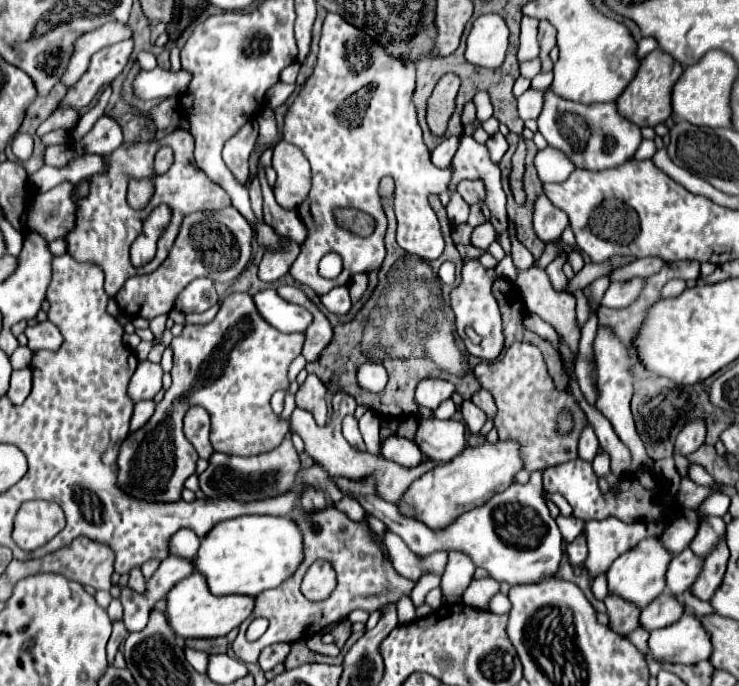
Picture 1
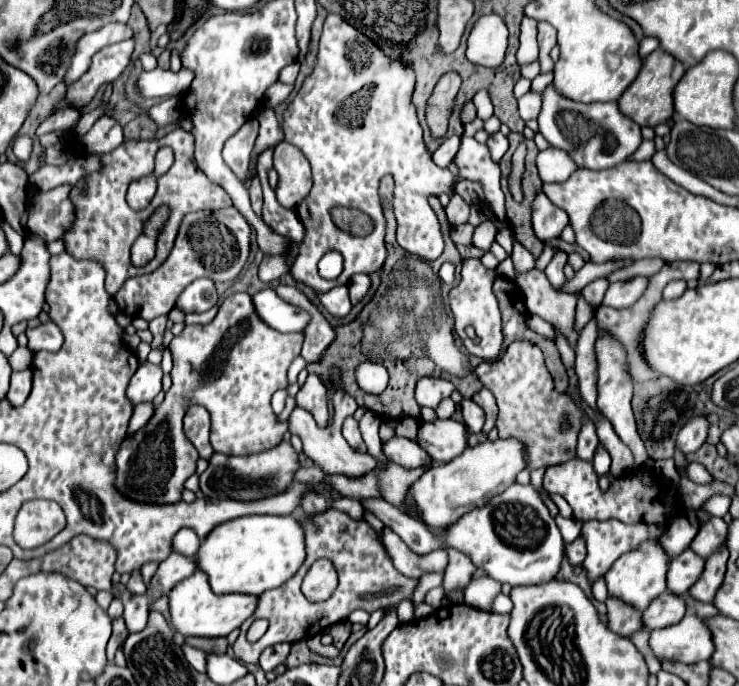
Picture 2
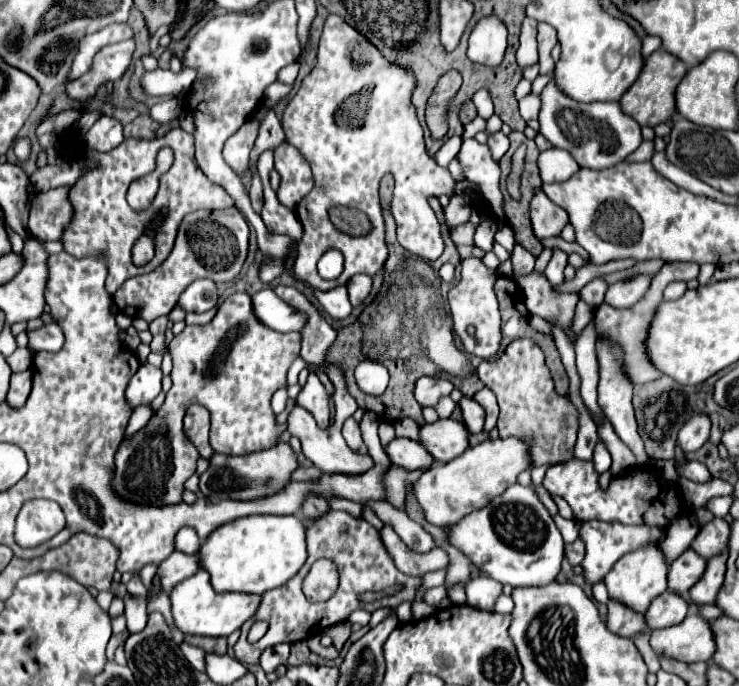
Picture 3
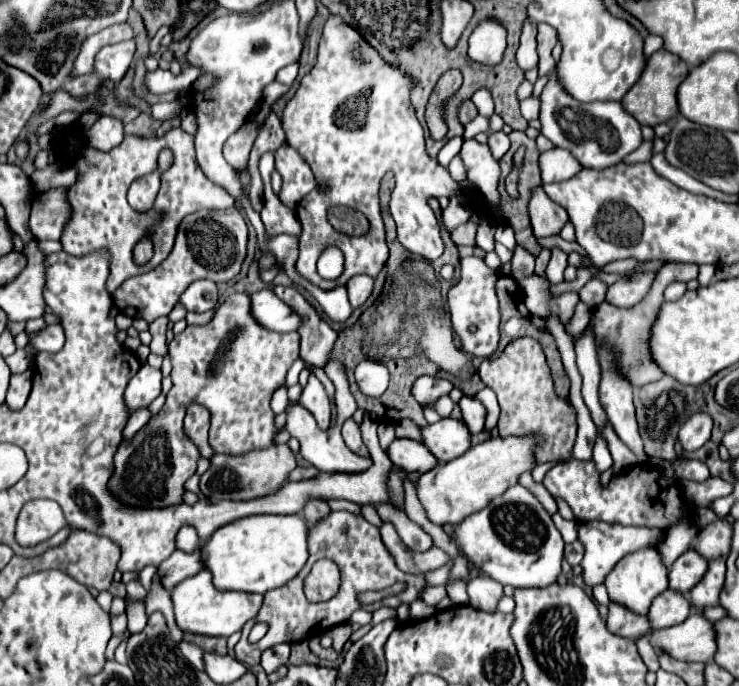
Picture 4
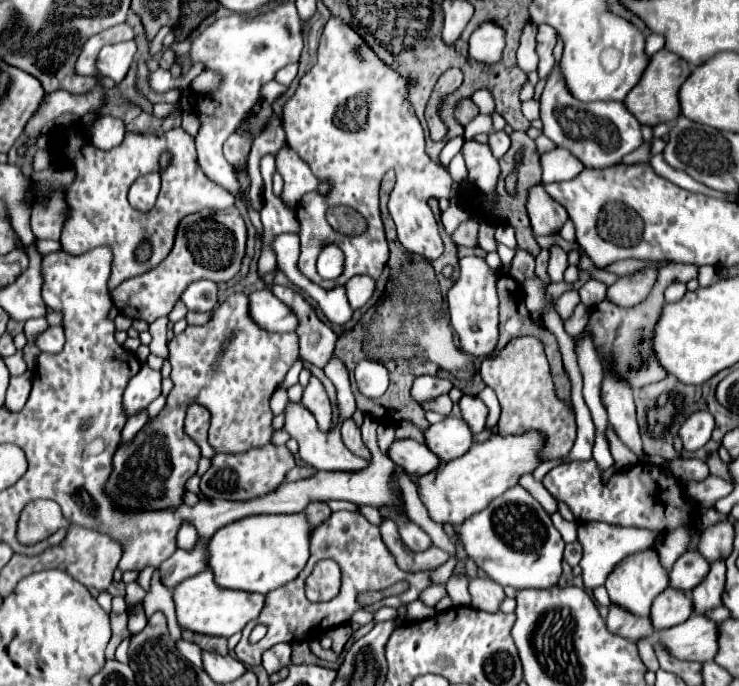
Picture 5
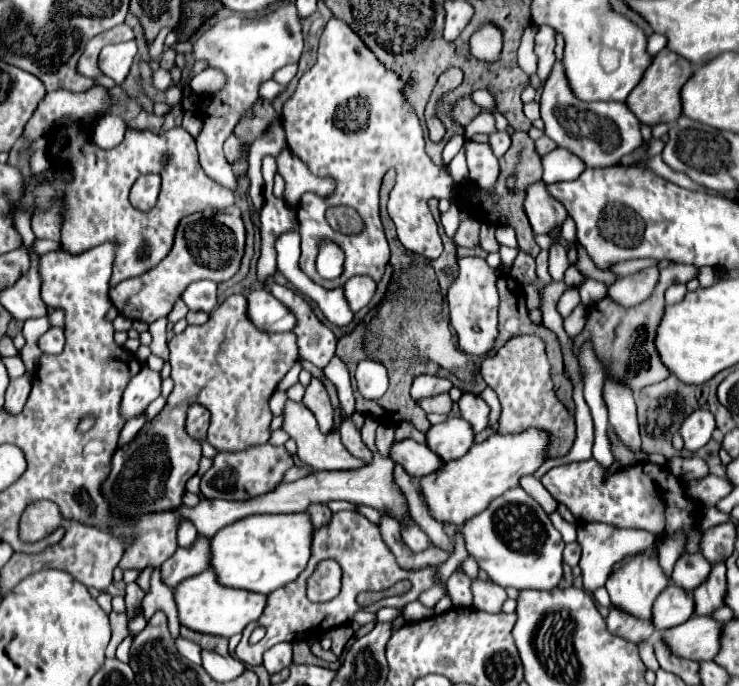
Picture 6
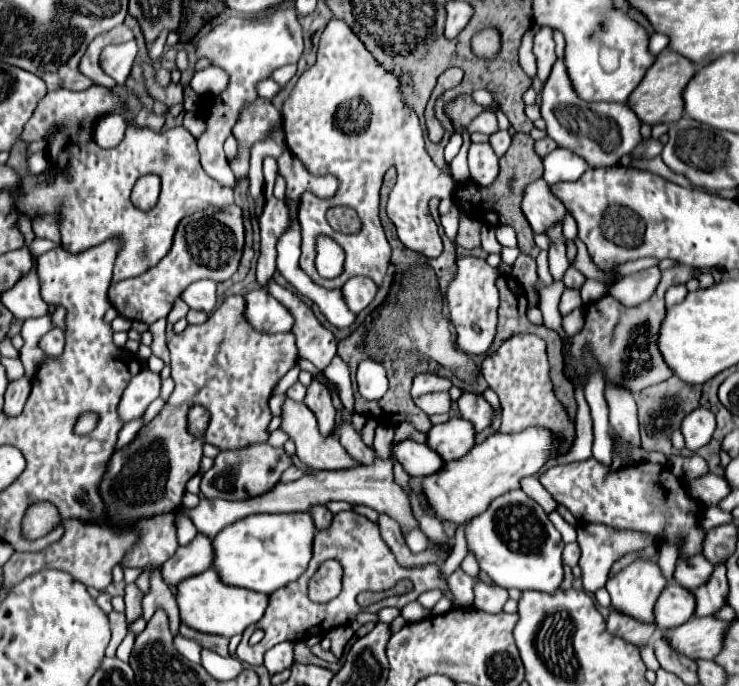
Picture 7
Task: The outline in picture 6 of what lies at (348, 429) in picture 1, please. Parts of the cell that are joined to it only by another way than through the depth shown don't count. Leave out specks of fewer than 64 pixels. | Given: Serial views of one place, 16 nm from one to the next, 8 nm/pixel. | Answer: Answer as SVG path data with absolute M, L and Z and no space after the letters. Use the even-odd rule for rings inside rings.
M344 420L340 426L340 434L342 434L342 442L344 446L354 454L360 456L364 462L372 462L372 452L366 448L366 444L360 440L360 430L354 426L352 420Z

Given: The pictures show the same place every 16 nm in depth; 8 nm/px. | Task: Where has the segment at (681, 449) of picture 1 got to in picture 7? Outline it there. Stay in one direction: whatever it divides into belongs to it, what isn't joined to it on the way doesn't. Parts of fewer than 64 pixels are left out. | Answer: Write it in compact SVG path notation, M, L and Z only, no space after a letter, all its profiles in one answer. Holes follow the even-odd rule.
M698 408L692 414L688 414L682 422L682 428L680 428L684 442L686 442L686 448L696 452L704 444L708 444L714 428L716 428L716 418L710 410Z

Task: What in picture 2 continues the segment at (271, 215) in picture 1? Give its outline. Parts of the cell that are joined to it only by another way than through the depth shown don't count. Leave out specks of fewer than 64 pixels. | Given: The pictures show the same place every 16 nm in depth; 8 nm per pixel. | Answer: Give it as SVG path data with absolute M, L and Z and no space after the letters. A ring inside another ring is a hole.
M258 166L258 176L262 182L262 192L264 192L264 222L268 222L268 226L276 232L276 234L284 234L288 238L304 238L304 224L300 222L298 214L294 210L282 208L274 196L274 190L268 184L266 178L266 170L270 166Z

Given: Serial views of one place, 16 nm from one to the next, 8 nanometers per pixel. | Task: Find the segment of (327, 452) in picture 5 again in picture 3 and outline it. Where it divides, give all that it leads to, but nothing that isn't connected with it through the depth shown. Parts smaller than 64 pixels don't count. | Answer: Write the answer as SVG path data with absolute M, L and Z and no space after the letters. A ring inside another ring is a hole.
M294 406L294 410L288 416L288 432L298 436L302 442L302 454L312 460L322 472L326 474L346 474L346 476L360 476L364 472L368 472L374 466L372 456L360 456L352 450L346 448L346 442L340 434L340 426L342 422L334 420L334 424L330 424L328 428L318 428L316 420L312 418L312 414L300 406Z

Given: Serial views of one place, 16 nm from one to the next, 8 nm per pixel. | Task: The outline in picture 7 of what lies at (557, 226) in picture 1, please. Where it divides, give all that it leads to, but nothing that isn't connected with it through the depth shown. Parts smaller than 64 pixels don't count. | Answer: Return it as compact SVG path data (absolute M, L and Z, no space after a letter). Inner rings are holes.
M544 180L528 184L522 210L535 234L544 234L548 228L562 222L566 216L564 204L550 192Z

